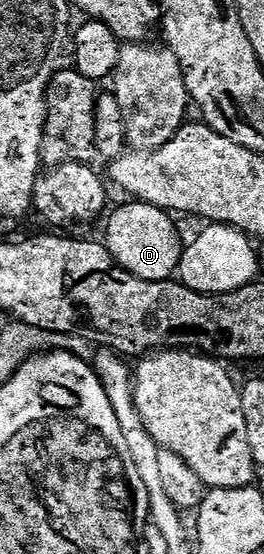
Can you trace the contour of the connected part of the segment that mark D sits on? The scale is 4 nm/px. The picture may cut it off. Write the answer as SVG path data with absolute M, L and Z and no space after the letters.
M135 200L125 203L107 215L109 218L106 222L106 234L102 236L104 245L112 259L124 271L138 279L151 282L169 281L178 271L184 249L184 242L171 219L173 217L156 205Z

